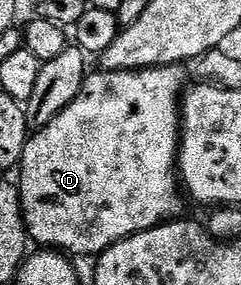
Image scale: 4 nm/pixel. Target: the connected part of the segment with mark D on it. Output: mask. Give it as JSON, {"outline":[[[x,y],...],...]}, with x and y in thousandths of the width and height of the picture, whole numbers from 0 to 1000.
{"outline":[[[751,228],[730,232],[618,232],[610,246],[427,246],[411,242],[407,260],[390,253],[361,256],[349,295],[332,309],[332,323],[315,337],[315,351],[299,351],[299,365],[282,365],[282,379],[266,379],[266,393],[249,393],[249,407],[232,407],[232,421],[216,421],[216,435],[187,442],[178,456],[145,456],[124,481],[108,488],[108,516],[100,519],[100,547],[83,607],[91,607],[91,639],[83,635],[83,677],[91,688],[91,765],[108,779],[108,814],[129,853],[162,849],[154,860],[174,870],[220,870],[245,884],[270,884],[278,895],[307,891],[378,891],[402,898],[427,891],[452,863],[481,856],[519,835],[544,835],[556,821],[577,821],[602,807],[627,807],[639,793],[668,793],[672,782],[697,779],[743,761],[739,751],[755,737],[759,670],[747,663],[747,614],[739,604],[739,502],[747,495],[747,347],[759,340],[763,319],[776,312],[772,260]]]}

